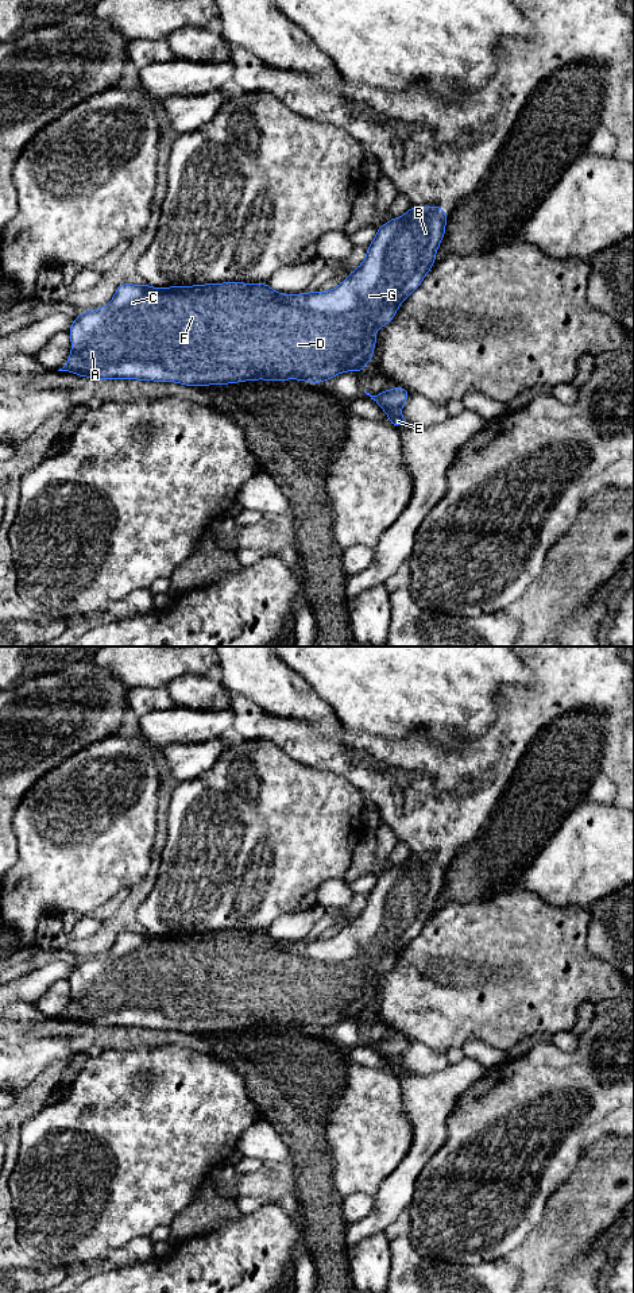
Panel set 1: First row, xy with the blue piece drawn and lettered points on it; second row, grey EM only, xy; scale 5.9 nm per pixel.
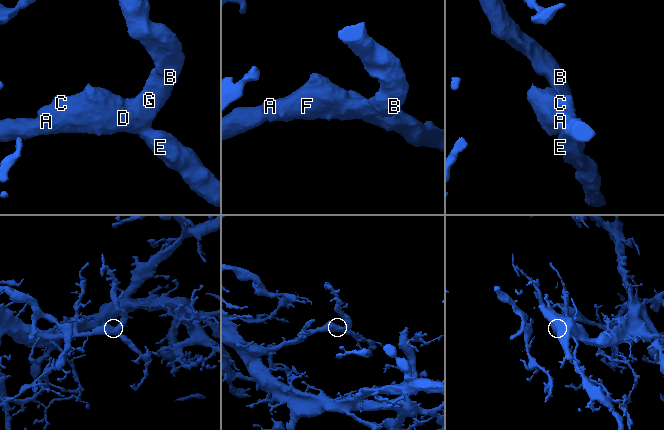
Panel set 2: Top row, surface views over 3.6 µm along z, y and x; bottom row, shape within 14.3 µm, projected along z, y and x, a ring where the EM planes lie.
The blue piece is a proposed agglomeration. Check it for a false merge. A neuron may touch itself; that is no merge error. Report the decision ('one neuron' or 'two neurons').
one neuron

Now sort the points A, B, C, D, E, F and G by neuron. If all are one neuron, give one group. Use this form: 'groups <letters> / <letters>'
groups A B C D E F G

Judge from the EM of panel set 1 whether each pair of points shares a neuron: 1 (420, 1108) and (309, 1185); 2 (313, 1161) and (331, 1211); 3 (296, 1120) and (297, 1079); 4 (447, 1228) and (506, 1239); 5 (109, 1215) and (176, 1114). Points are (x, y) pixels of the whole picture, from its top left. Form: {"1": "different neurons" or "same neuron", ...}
{"1": "different neurons", "2": "same neuron", "3": "same neuron", "4": "same neuron", "5": "same neuron"}

